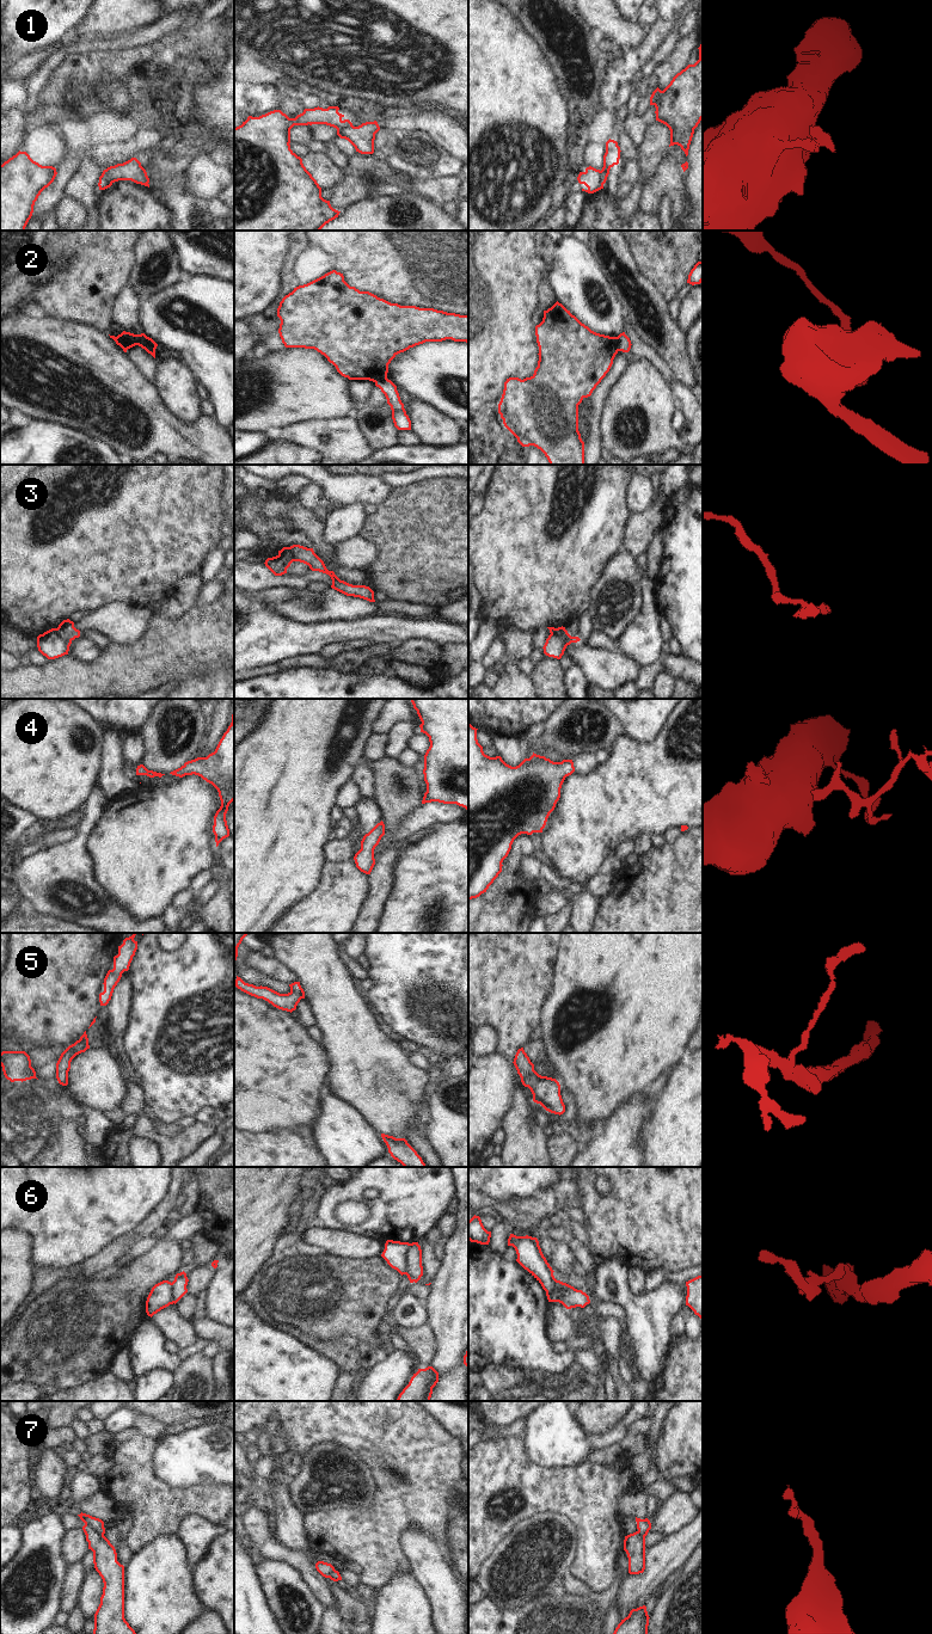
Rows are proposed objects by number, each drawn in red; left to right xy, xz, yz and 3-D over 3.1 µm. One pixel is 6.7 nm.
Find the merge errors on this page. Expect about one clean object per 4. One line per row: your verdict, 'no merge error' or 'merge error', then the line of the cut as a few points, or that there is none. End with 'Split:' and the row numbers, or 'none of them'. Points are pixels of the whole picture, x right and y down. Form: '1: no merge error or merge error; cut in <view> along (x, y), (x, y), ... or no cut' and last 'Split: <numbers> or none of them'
1: merge error; cut in xz along (351, 124), (337, 129)
2: merge error; cut in yz along (615, 337), (619, 350)
3: merge error; cut in xy along (54, 628), (60, 636), (71, 640)
4: no merge error; no cut
5: no merge error; no cut
6: merge error; cut in xz along (411, 1244), (406, 1252), (406, 1266), (408, 1275), (414, 1281)
7: merge error; cut in xy along (85, 1523), (103, 1535)
Split: 1, 2, 3, 6, 7

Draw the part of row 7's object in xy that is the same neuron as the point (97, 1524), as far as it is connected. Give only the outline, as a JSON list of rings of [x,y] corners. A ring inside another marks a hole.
[[[82,1512],[80,1515],[78,1515],[78,1516],[80,1517],[80,1519],[85,1524],[87,1524],[88,1526],[91,1526],[98,1534],[100,1534],[100,1535],[105,1534],[104,1522],[102,1519],[92,1517],[92,1516],[82,1513]]]

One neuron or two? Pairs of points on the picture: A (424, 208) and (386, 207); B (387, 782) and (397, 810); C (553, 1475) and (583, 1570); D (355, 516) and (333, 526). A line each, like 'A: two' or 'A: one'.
A: one
B: one
C: one
D: one

